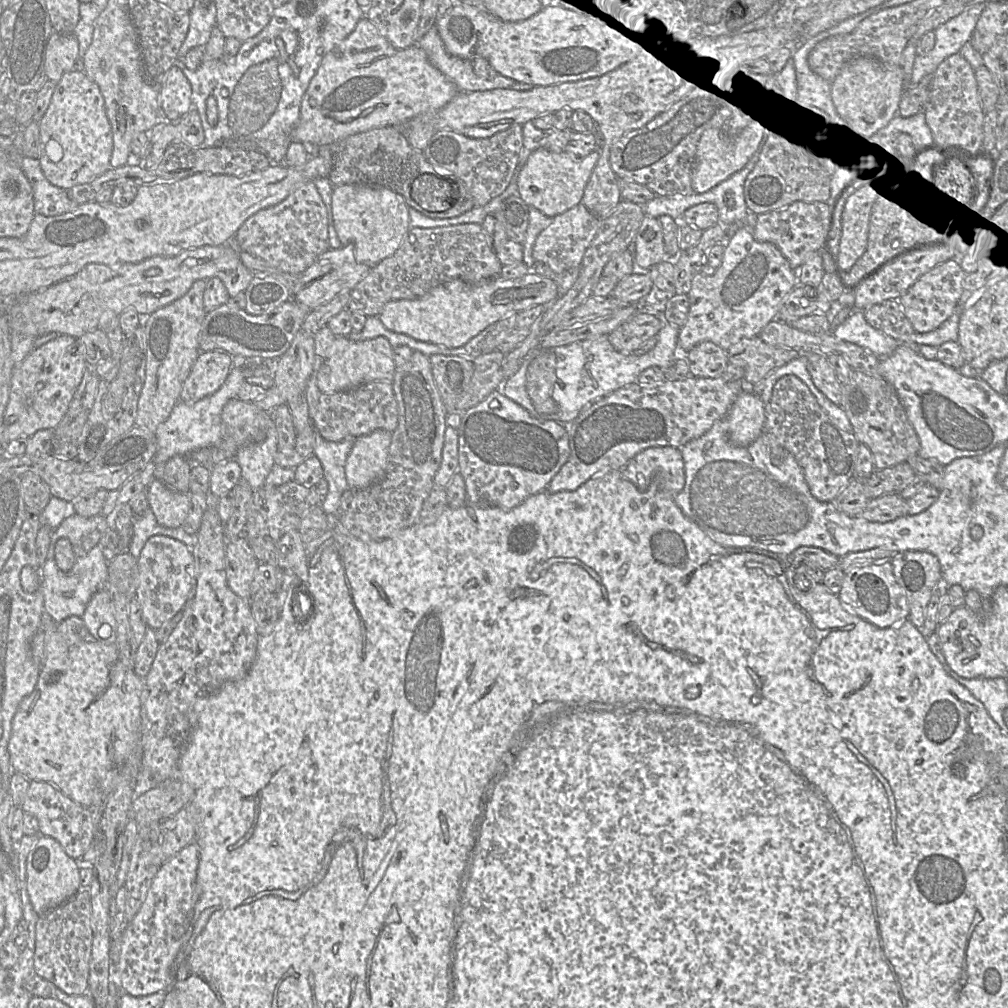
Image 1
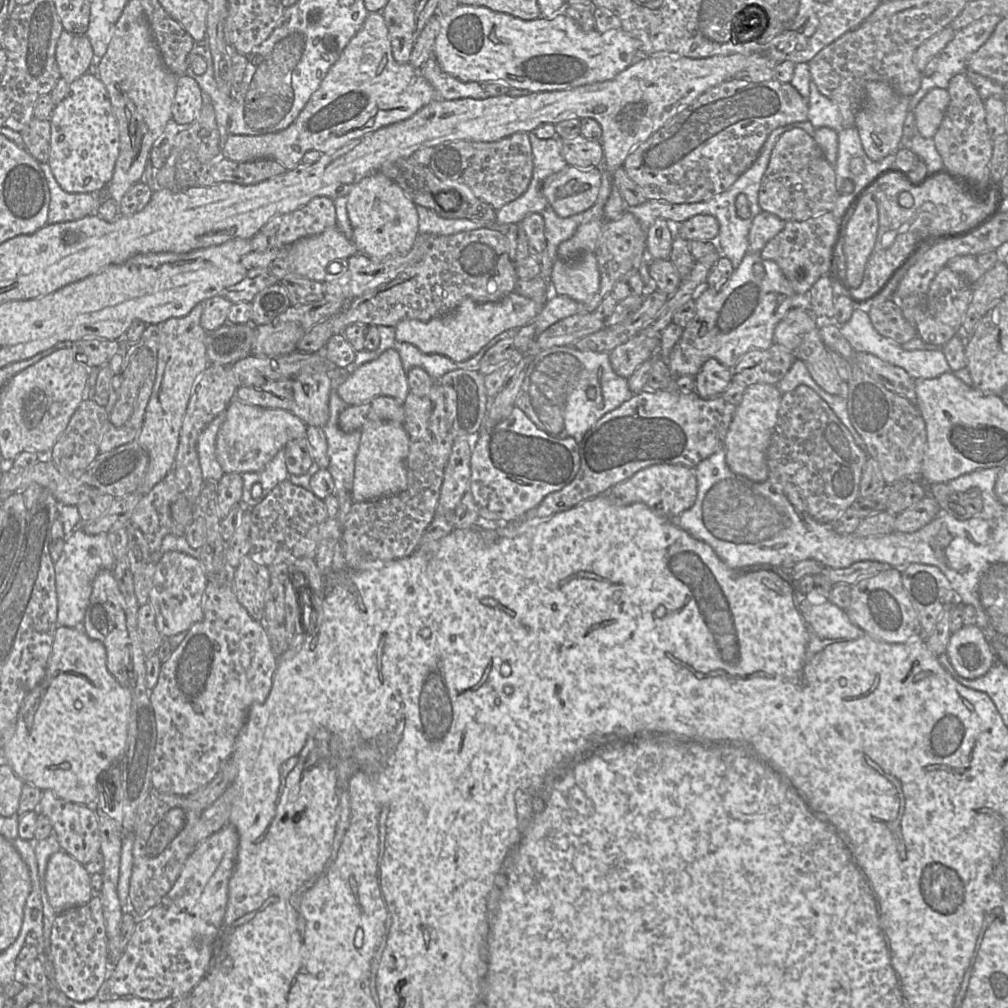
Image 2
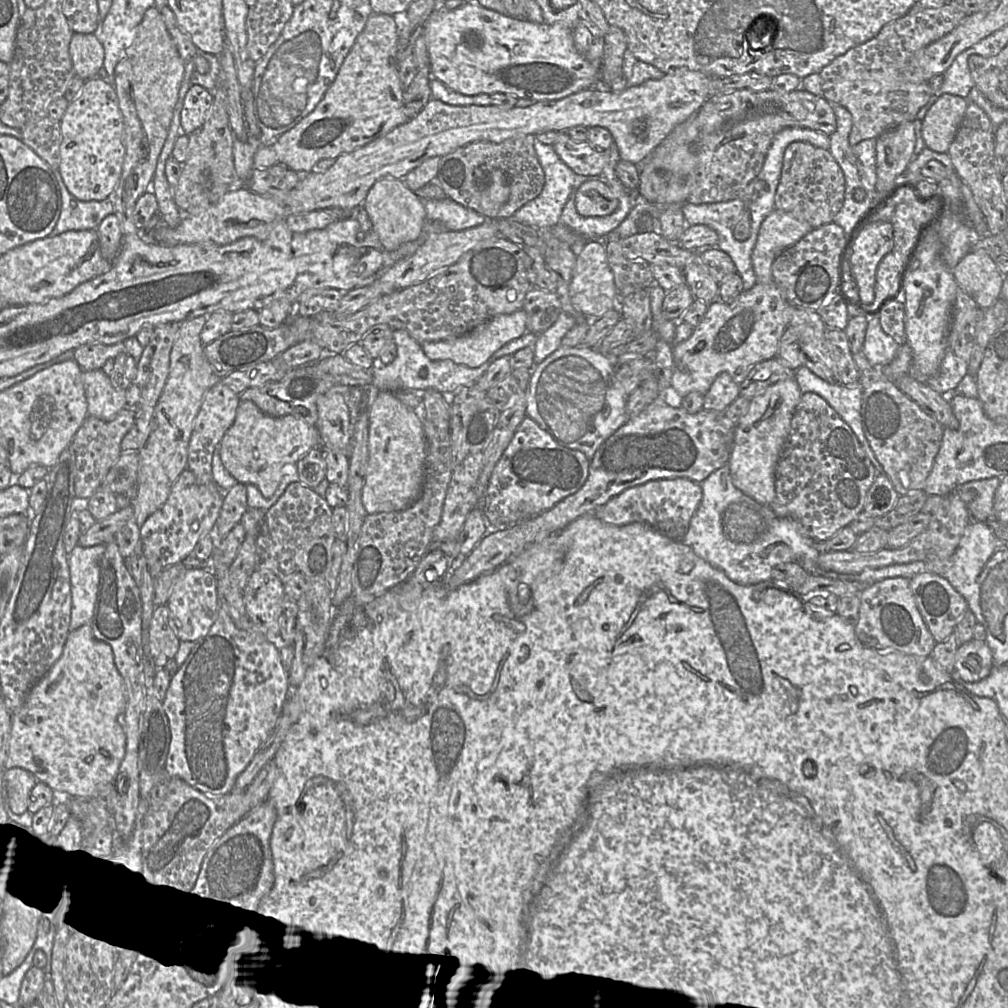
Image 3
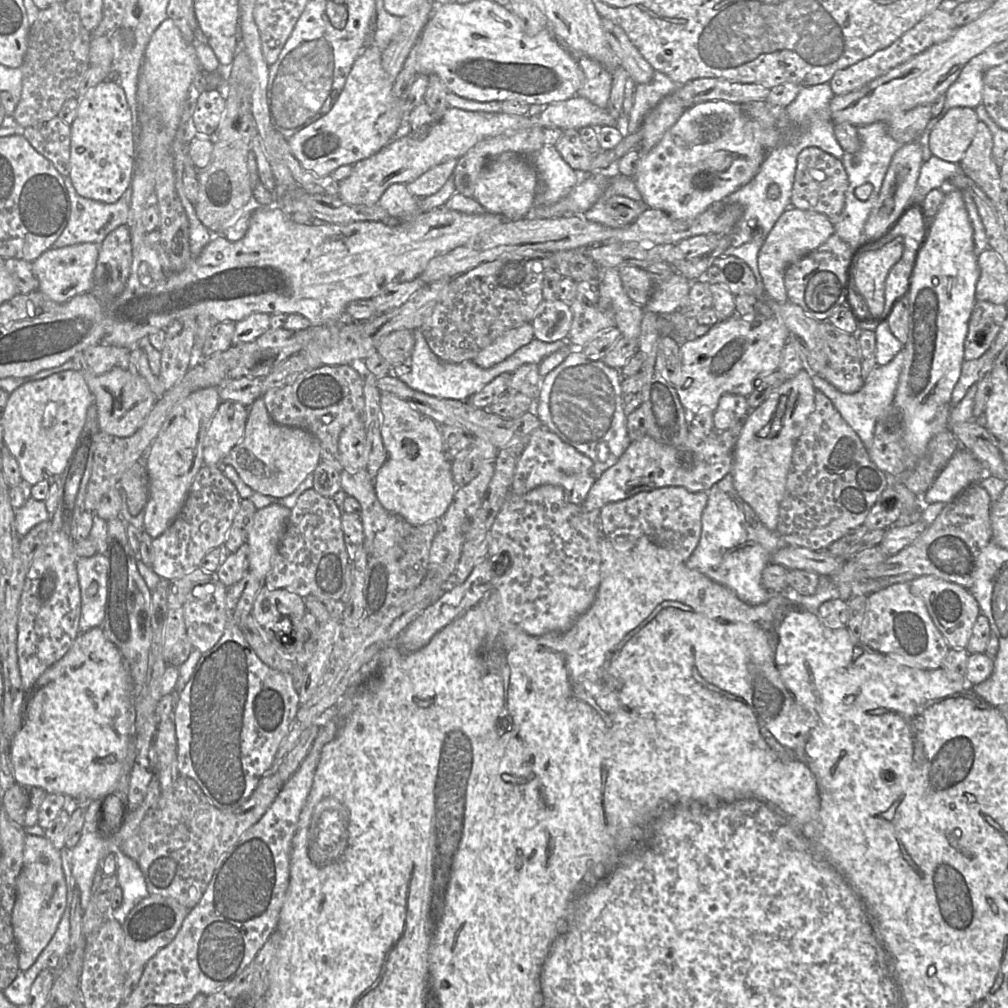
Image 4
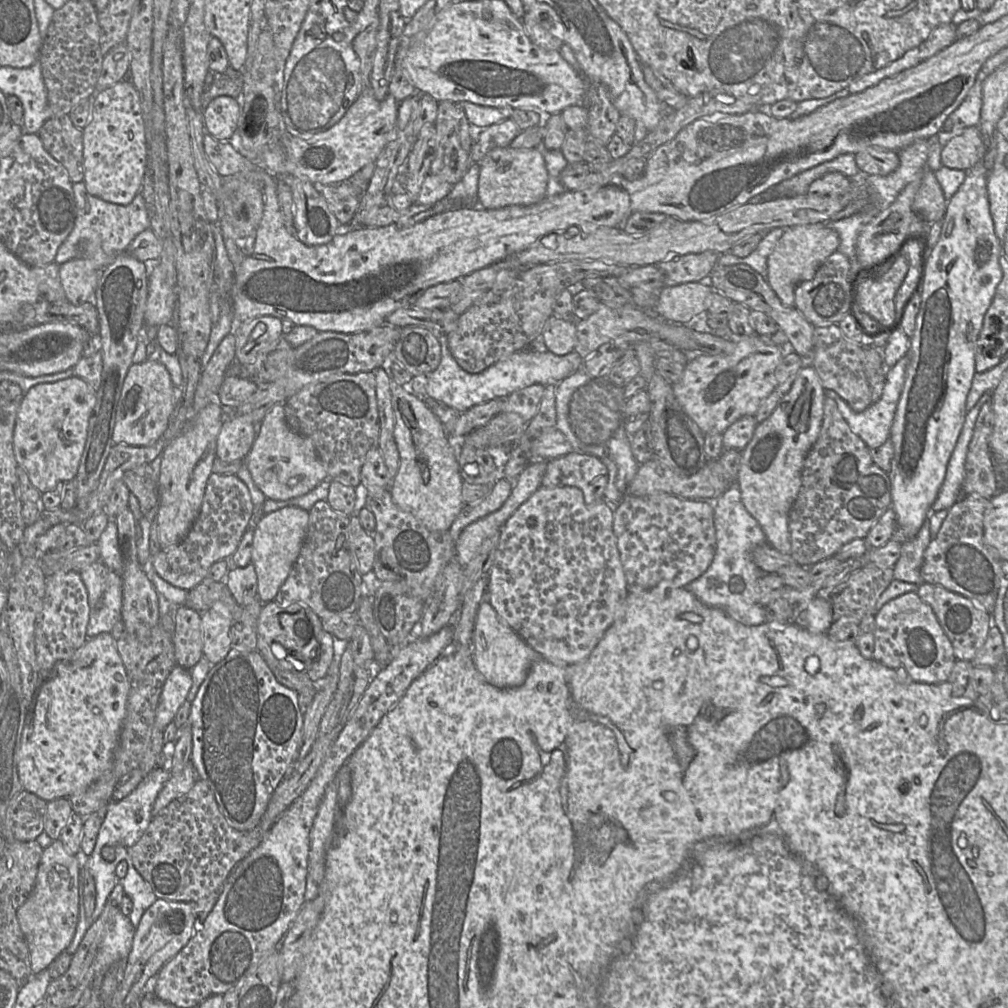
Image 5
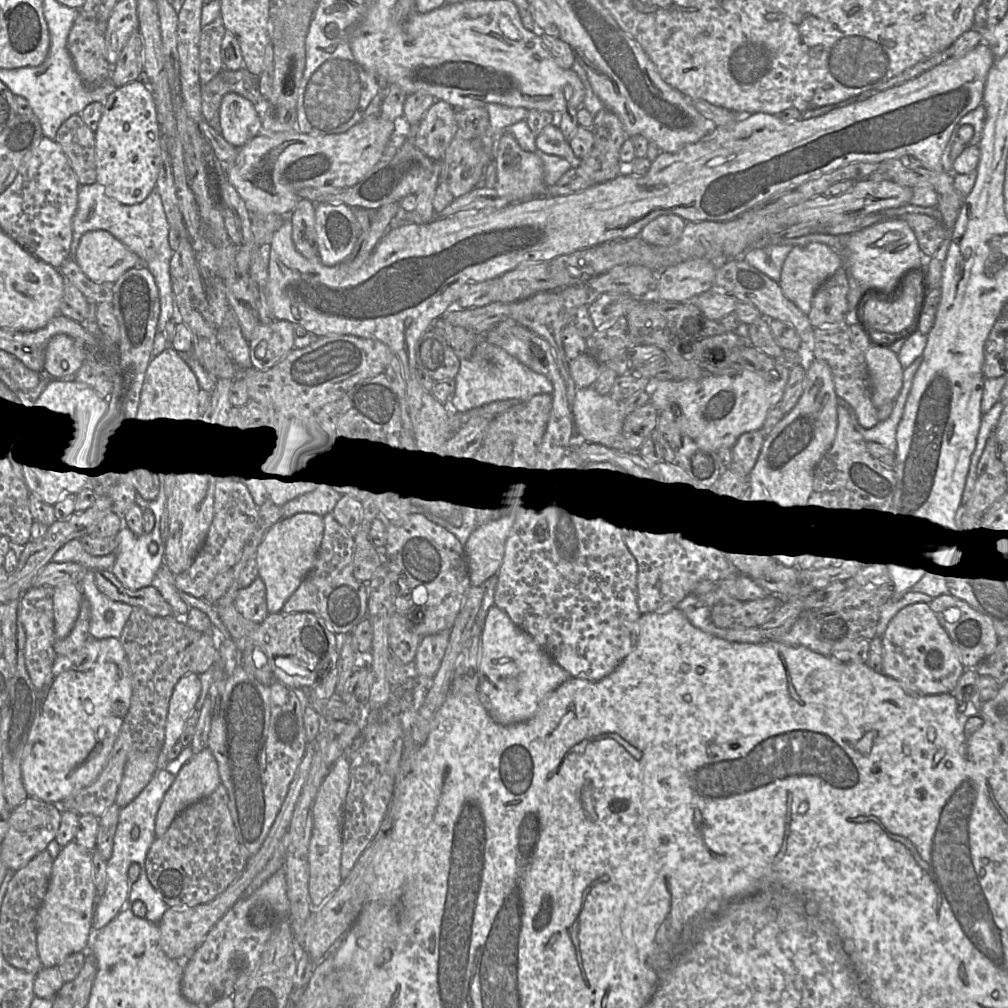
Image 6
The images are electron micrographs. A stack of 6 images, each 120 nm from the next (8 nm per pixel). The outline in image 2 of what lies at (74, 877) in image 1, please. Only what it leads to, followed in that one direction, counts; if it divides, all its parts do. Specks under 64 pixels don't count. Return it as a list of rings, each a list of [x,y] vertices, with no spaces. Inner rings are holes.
[[[64,851],[52,854],[44,876],[48,901],[58,914],[88,903],[94,895],[90,875],[80,864]]]

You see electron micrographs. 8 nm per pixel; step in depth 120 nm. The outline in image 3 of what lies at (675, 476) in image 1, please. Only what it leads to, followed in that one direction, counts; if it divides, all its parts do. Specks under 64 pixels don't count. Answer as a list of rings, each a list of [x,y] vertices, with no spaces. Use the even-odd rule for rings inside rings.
[[[688,478],[651,480],[624,490],[599,506],[594,515],[605,523],[617,526],[645,523],[671,539],[683,541],[702,496],[701,484]]]

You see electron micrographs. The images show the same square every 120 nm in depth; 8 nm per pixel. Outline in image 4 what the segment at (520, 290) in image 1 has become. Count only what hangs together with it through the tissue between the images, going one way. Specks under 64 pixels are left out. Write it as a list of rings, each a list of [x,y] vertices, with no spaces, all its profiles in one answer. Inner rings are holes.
[[[524,323],[497,337],[489,346],[481,350],[472,362],[481,368],[493,367],[534,338],[531,323]]]

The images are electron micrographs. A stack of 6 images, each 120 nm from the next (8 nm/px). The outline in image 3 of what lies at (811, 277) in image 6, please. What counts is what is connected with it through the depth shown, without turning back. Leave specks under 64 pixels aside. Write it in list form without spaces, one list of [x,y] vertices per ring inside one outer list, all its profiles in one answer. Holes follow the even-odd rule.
[[[774,210],[761,223],[751,260],[757,281],[774,284],[772,265],[787,248],[797,243],[813,227],[792,215]]]

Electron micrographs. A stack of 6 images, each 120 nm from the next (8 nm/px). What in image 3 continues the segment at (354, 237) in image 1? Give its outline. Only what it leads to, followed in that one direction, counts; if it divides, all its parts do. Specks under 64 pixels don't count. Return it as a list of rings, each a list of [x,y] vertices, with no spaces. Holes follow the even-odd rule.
[[[383,177],[377,180],[367,193],[362,207],[372,223],[372,229],[388,251],[397,249],[406,242],[420,238],[426,222],[424,201],[410,190],[403,180]]]

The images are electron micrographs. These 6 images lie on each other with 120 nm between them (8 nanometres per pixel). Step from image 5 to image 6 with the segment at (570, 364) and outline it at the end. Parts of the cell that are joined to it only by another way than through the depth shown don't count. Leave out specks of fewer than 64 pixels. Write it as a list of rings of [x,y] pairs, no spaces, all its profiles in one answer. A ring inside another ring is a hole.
[[[480,339],[470,359],[461,359],[454,379],[455,393],[446,407],[448,412],[464,413],[495,401],[526,401],[537,394],[552,394],[553,385],[543,374],[534,372],[503,349]]]

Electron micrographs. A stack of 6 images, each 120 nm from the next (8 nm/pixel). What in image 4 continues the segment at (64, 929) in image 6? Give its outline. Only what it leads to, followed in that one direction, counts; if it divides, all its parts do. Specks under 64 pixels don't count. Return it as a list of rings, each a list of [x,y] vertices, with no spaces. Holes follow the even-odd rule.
[[[27,834],[23,867],[16,882],[16,900],[12,910],[12,927],[21,971],[28,970],[35,963],[52,939],[66,909],[67,893],[60,850],[45,837]]]

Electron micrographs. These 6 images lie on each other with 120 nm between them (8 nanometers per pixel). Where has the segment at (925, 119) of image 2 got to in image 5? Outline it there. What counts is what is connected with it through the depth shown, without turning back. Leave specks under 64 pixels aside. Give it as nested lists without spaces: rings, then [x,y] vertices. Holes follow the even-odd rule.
[[[966,127],[945,143],[941,151],[941,161],[945,167],[966,171],[982,161],[985,152],[986,142],[979,127]]]

